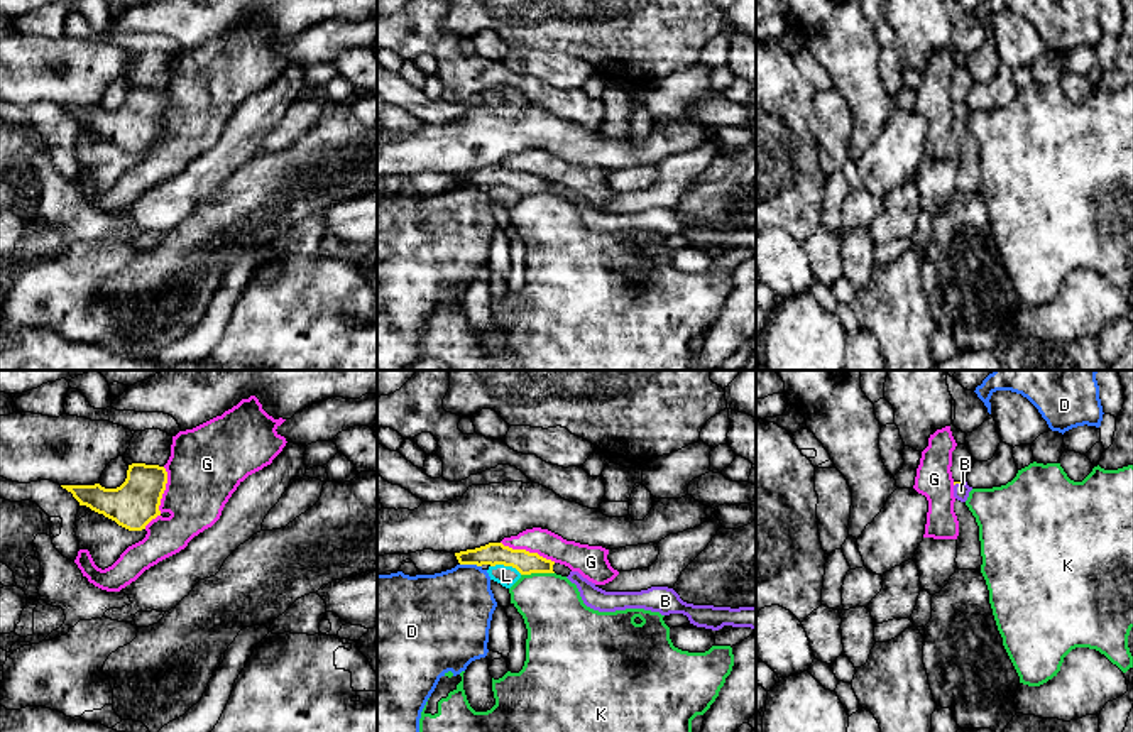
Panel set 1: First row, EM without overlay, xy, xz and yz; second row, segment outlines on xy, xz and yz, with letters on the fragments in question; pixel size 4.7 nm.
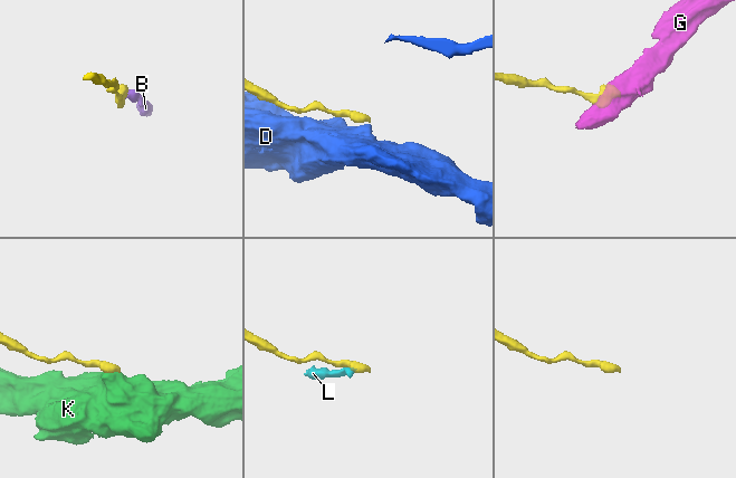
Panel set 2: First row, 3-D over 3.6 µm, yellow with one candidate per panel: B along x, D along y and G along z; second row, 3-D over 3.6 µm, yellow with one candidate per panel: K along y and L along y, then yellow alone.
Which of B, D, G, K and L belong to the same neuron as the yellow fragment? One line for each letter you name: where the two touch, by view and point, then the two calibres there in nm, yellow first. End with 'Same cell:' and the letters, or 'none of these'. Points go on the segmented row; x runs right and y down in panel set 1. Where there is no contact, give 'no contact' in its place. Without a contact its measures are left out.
B: meets yellow in yz at (957, 482); 20 nm thick on the yellow side, 80 nm on the other
Same cell: B

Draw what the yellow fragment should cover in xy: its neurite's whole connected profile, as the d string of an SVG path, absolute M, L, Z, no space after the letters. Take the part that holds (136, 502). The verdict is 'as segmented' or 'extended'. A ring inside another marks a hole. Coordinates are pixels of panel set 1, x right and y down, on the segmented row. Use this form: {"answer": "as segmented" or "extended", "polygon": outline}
{"answer": "as segmented", "polygon": "M132 463L125 482L117 489L95 485L61 485L91 511L103 514L129 531L142 531L161 516L159 505L167 472L159 465Z"}

